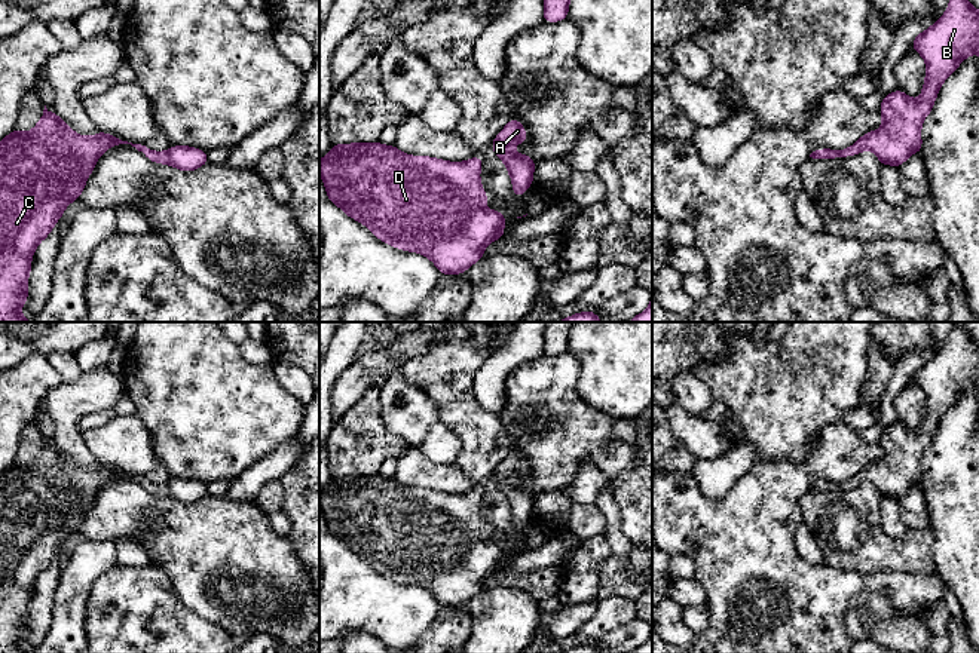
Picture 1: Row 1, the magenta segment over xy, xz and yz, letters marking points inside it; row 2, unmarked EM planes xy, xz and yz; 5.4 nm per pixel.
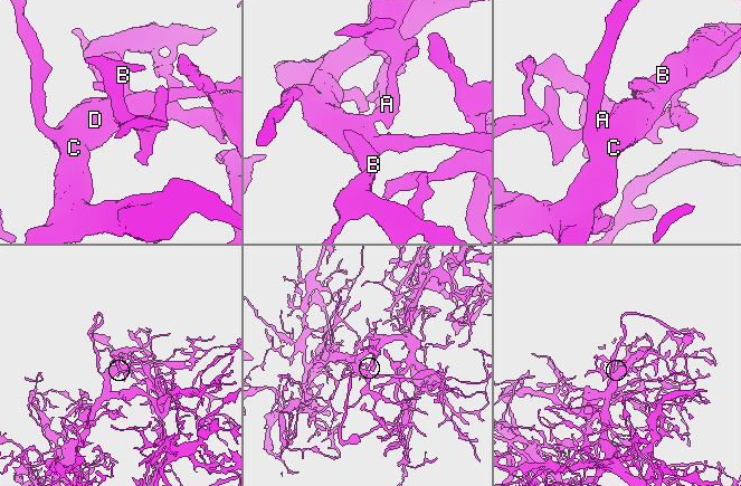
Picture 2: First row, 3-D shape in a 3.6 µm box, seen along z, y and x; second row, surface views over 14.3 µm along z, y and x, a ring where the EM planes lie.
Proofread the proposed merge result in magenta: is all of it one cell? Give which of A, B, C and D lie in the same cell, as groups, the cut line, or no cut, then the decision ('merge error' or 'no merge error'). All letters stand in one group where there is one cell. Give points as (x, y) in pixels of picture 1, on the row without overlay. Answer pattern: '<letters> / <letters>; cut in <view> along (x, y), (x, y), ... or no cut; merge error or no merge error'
A B C D; no cut; no merge error

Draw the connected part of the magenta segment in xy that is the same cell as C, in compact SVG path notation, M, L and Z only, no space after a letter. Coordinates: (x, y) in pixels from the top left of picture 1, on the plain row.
M46 438L42 451L30 465L13 462L0 473L0 653L31 653L21 647L21 638L28 632L27 616L33 597L31 589L37 577L51 567L55 555L61 552L64 542L73 533L79 533L100 488L107 481L119 476L131 476L150 494L171 497L184 505L192 505L209 496L206 484L195 479L172 478L166 484L153 484L146 478L122 473L101 463L95 469L79 467L55 444L49 444Z

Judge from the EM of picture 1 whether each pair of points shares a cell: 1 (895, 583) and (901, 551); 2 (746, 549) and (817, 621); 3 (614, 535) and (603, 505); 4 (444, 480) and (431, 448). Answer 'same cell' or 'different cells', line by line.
1: different cells
2: same cell
3: same cell
4: different cells

